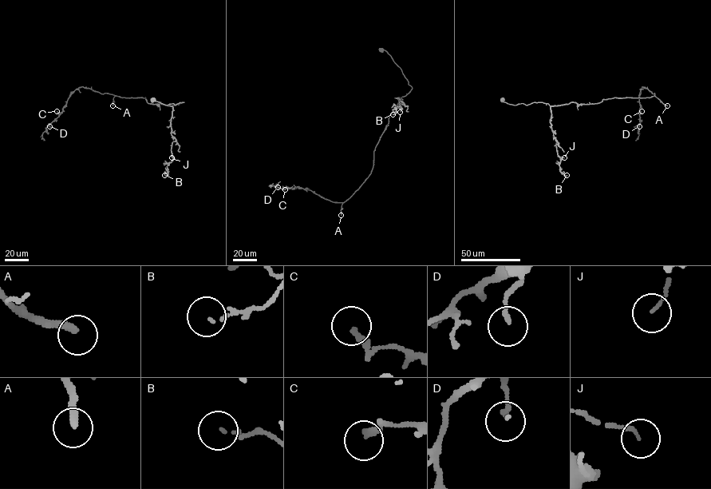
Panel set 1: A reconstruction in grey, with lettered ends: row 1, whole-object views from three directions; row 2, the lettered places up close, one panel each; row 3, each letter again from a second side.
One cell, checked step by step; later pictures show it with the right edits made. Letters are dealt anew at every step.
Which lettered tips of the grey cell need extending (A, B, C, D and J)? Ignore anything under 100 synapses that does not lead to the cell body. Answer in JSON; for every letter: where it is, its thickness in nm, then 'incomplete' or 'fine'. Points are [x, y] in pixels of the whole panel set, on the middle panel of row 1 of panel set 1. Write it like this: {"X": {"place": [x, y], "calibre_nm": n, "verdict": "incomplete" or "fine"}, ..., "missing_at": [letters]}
{"A": {"place": [341, 215], "calibre_nm": 280, "verdict": "fine"}, "B": {"place": [393, 114], "calibre_nm": 80, "verdict": "fine"}, "C": {"place": [285, 189], "calibre_nm": 200, "verdict": "fine"}, "D": {"place": [278, 187], "calibre_nm": 160, "verdict": "fine"}, "J": {"place": [400, 112], "calibre_nm": 100, "verdict": "fine"}, "missing_at": []}

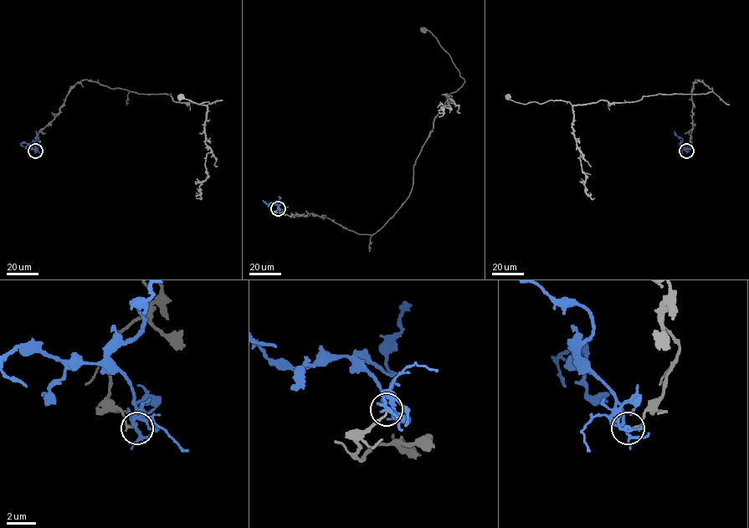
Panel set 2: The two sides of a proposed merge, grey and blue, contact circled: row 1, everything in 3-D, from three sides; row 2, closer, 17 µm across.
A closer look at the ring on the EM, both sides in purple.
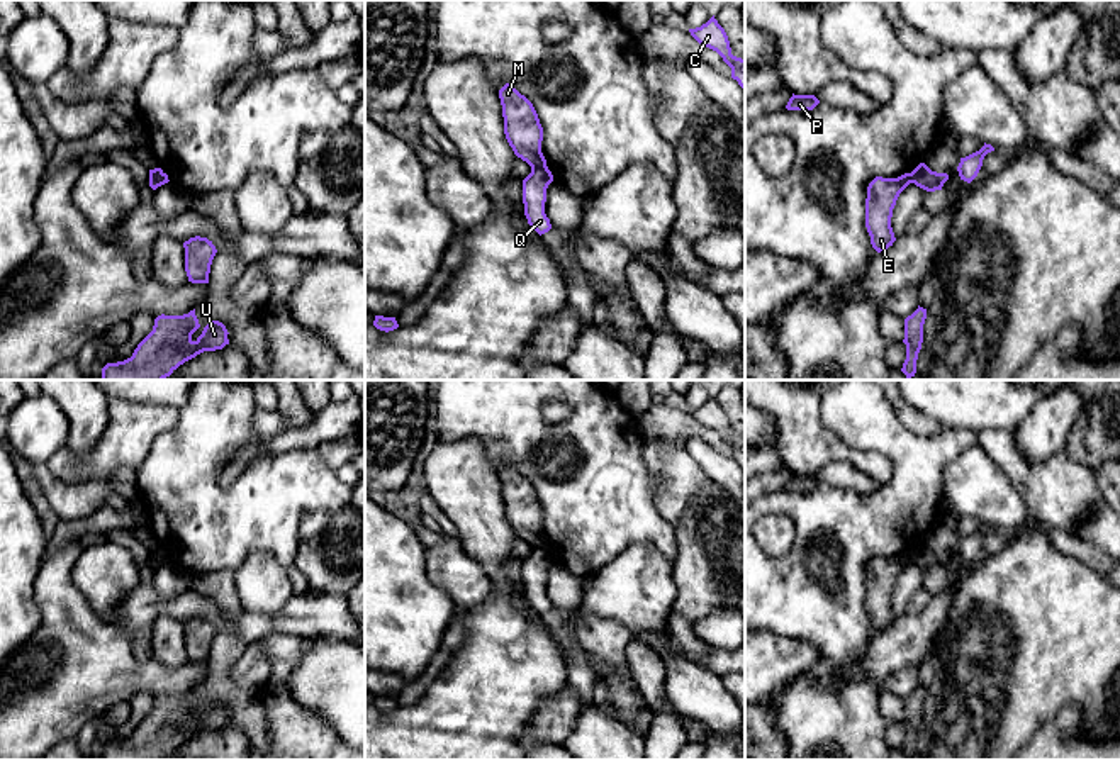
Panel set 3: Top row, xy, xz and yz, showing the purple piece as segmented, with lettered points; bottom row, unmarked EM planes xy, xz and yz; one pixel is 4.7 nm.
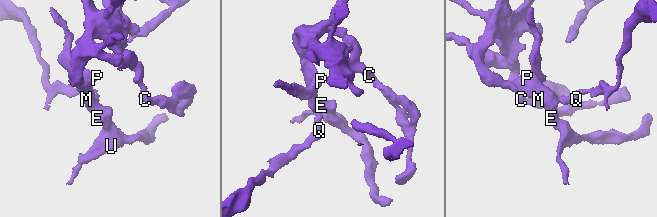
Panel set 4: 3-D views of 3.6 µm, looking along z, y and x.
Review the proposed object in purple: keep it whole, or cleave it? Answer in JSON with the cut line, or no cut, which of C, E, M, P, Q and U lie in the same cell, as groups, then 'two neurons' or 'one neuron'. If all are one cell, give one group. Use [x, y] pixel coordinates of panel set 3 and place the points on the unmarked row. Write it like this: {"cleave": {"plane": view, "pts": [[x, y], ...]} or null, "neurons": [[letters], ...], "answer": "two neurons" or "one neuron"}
{"cleave": {"plane": "xz", "pts": [[545, 545], [532, 548]]}, "neurons": [["C", "E", "M", "P", "U"], ["Q"]], "answer": "two neurons"}

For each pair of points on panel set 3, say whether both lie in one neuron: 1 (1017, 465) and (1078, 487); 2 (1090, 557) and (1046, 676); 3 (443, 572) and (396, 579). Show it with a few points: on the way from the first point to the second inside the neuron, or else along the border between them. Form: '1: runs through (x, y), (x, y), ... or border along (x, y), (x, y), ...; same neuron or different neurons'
1: runs through (1032, 480), (1044, 487), (1063, 487); same neuron
2: border along (1052, 542), (1061, 552), (1090, 565), (1102, 577); different neurons
3: border along (425, 550), (426, 575), (453, 604); different neurons

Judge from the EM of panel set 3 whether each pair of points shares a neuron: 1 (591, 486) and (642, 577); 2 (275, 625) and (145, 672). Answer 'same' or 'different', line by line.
1: different
2: different

